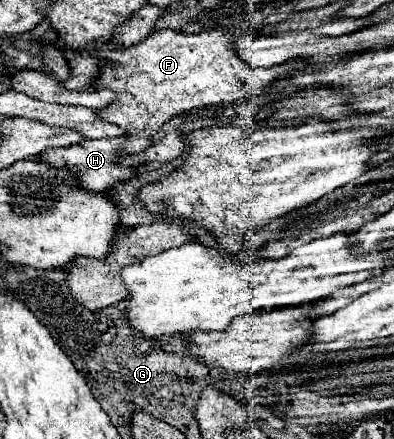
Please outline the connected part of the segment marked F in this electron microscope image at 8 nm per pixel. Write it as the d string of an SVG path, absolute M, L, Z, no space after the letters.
M171 29L155 31L151 37L143 39L131 47L105 45L95 53L105 63L99 69L99 77L93 89L111 89L115 93L129 93L133 105L123 105L123 97L111 101L107 109L99 109L99 117L107 123L117 125L129 137L127 145L119 149L125 155L141 153L151 145L151 135L161 129L171 117L197 109L197 107L219 107L229 105L237 99L247 99L253 95L265 95L271 81L307 67L305 61L295 61L271 67L271 69L251 69L241 61L233 47L231 37L223 31L203 31L197 35L183 35Z

